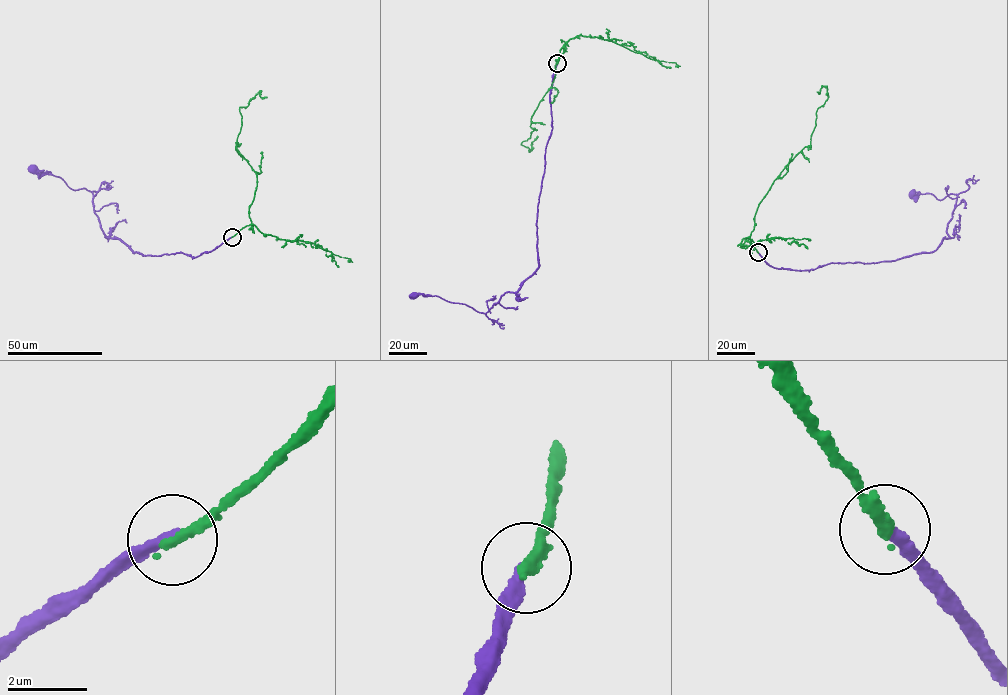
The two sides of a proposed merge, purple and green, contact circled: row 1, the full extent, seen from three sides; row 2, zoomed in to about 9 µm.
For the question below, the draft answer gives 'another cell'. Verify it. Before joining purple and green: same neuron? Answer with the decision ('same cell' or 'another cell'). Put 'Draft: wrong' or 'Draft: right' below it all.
another cell
Draft: right

